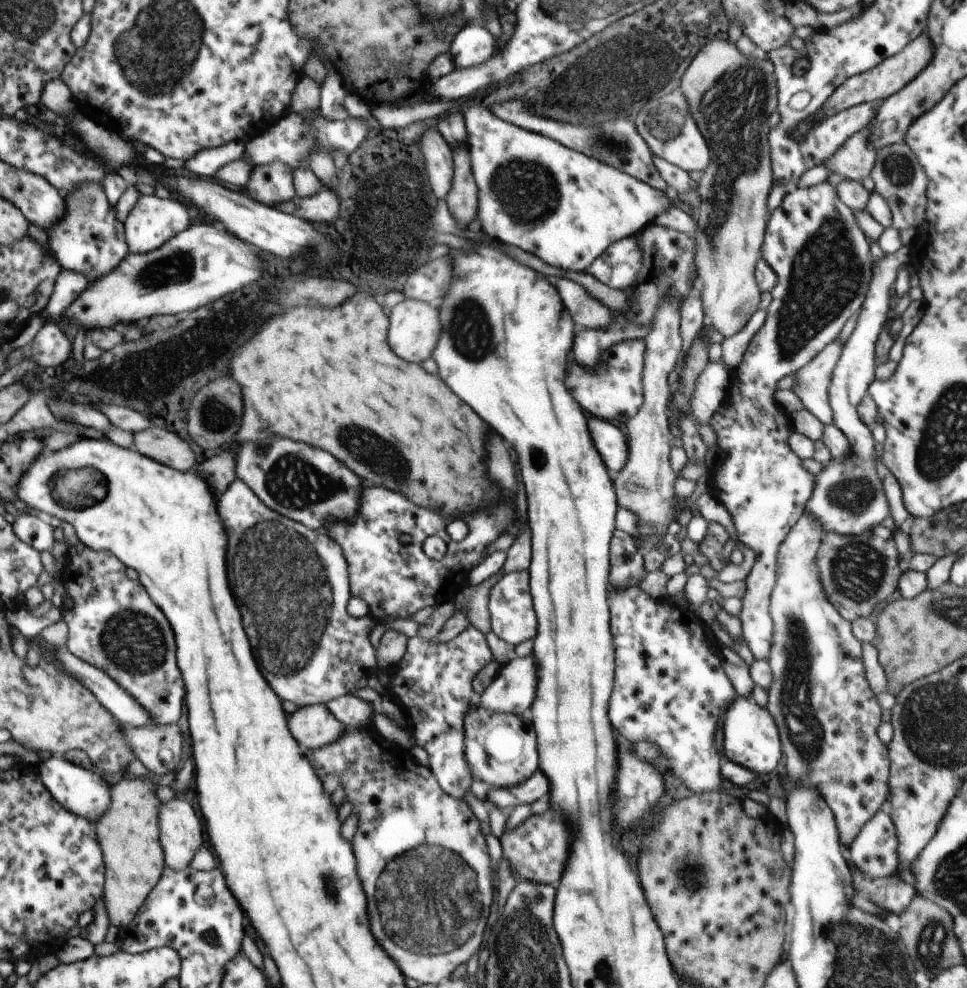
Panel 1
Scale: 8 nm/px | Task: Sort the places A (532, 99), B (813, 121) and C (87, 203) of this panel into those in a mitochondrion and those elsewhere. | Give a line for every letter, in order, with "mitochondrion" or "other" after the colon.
A: other
B: other
C: mitochondrion

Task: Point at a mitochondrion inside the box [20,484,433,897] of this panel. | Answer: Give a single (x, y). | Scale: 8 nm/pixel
(298, 594)

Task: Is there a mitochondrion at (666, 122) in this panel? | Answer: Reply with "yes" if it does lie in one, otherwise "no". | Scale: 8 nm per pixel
yes

